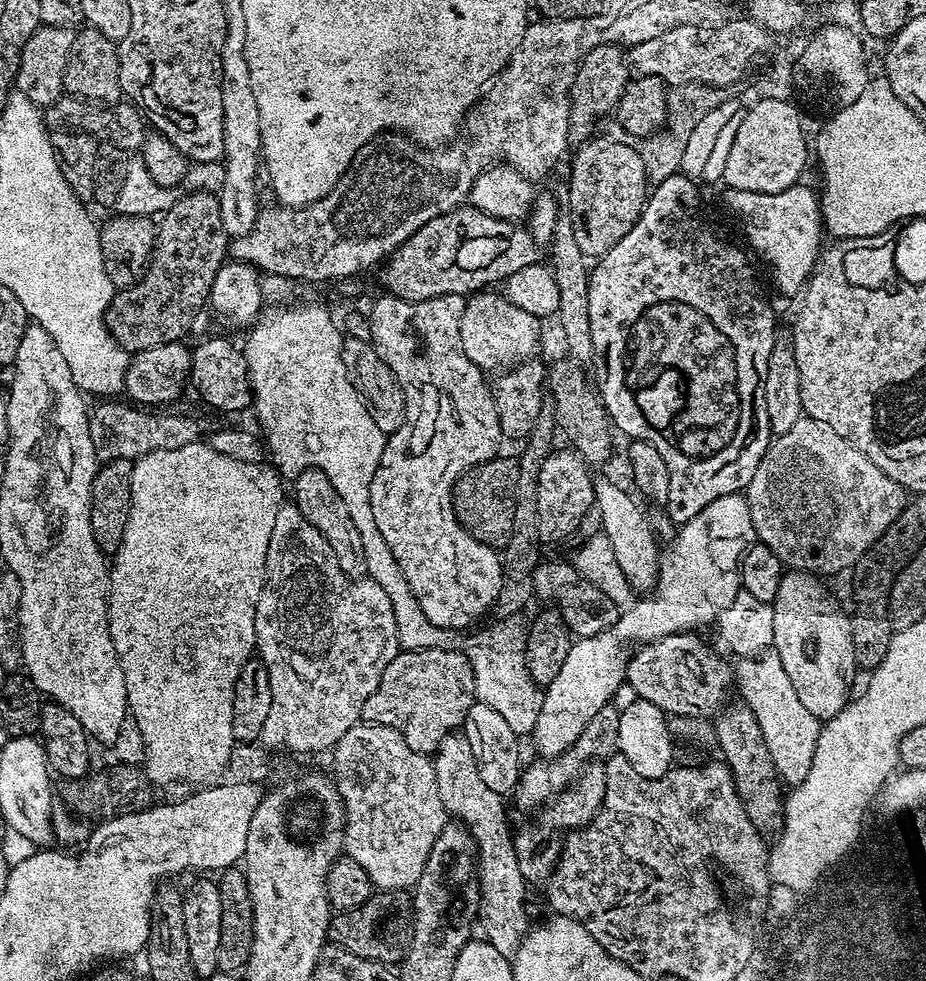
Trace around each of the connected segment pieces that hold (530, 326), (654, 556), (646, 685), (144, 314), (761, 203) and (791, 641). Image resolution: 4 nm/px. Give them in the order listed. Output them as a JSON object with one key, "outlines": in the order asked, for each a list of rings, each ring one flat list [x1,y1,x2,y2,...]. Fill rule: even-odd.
{"outlines":[[[481,290,467,297,462,310,460,323,460,341,462,350,470,362,480,369,498,368,497,370,512,369,527,361,533,355,536,343,540,340,541,321,534,314,519,309,507,295,496,293,496,290]],[[600,479,595,481,594,487,594,508,597,513,600,511,600,524,604,527,601,528,602,535,613,547,614,556,618,558,618,566,622,566,622,574,626,574,626,582,630,582,633,593,651,592,656,587,656,579,660,576,662,555,661,545,656,545,658,535,653,528,653,521,648,516,644,517,643,510,636,505,637,497,627,487,619,488,612,480]],[[679,632,649,644,641,644,631,653,628,662,626,683,636,691,637,697,652,702,661,708,669,717,688,716,705,718,715,717,729,699,728,687,734,684,733,669,727,662,700,637,692,632]],[[215,191,212,192,192,192,189,196,181,195,173,208,169,212,163,213,159,217,158,227,156,229,156,249,152,252,152,259,148,262,148,268,144,272,144,276,134,286,129,288,121,288,113,295,107,314,104,315,104,321,108,327,108,333,118,341,119,344,130,354,141,352,142,350,150,350,150,346,162,346,166,342,174,342,175,340,183,341,184,335,192,328,192,323,196,320,196,315,200,312,200,307,209,303,212,295,212,287,214,286,214,278,218,274,218,270,226,262,226,253,230,248,229,237,224,234,222,226,222,210,220,209,220,198]],[[796,183,780,193,751,193,728,188,724,196,729,210,744,227,747,247,752,247,772,267,772,280,784,296,795,297,803,289,822,255,822,204,817,193,815,196,804,184]],[[789,569,788,571,785,571,781,585,778,586,778,593,771,602,772,609,774,610,774,638,772,639,772,650,776,652,778,656,780,656,780,661,782,662,782,665,799,697,799,701,801,701,804,707,807,708,809,712,811,712,812,715,821,722,829,720,829,718,833,717,834,714,840,713,845,708,849,700,852,698,852,686,854,684,856,672,858,673,858,665,856,659,854,658,854,638,851,617,846,610,844,612,840,608,837,600,830,594,829,590,822,583,824,582,815,573],[810,645,812,645,814,648,814,651,811,653,808,652,808,646]]]}

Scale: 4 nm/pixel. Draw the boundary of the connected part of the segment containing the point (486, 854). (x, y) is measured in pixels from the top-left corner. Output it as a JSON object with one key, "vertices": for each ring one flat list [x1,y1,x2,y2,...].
{"vertices":[[457,730,439,743,432,758,435,782,445,813,467,829,476,844,477,876,479,878,478,923,484,928,484,938,503,956,513,957,530,930,526,912,528,885,522,878,508,826,505,800,501,793,490,789,483,781,474,760,474,752,463,731]]}

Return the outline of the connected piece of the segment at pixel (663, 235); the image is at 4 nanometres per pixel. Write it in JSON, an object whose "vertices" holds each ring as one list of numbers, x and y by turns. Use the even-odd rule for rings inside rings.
{"vertices":[[677,174,666,178,665,181,657,183,655,187,648,193,648,199,644,202,644,209,642,214,638,218,638,222,634,222,634,226,630,230,630,234,626,234,622,238,622,242,618,242,614,246,610,246,610,250,606,255,599,257,595,261,595,266,591,269,588,277,589,288,589,310,590,310,590,335,593,339,593,354,612,354,614,352,614,346,616,346,616,352,620,354,622,352,622,346,620,342,624,344,626,340,626,334,628,334,628,326,634,322,634,318,638,316,640,312,640,440,650,442,658,450,658,454,662,454,662,459,666,462,666,471,670,474,670,494,668,495,668,502,666,505,666,513,669,519,672,520,676,526,690,522,690,518,694,518,694,514,698,514,702,510,706,510,706,506,710,506,710,502,714,502,714,498,722,498,723,496,734,496,743,493,749,482,754,478,754,470,758,470,758,466,762,462,762,458,766,454,770,441,773,439,772,427,768,425,768,415,766,414,766,398,764,397,764,376,768,372,768,359,772,353,772,348,778,342,778,336,776,336,776,312,772,309,770,301,764,297,764,292,760,289,760,284,756,281,756,272,752,269,750,261,744,257,745,249,743,247,735,248,732,244,727,244,724,240,719,240,710,229,704,225,702,217,696,213,696,188,691,179,683,174]]}

